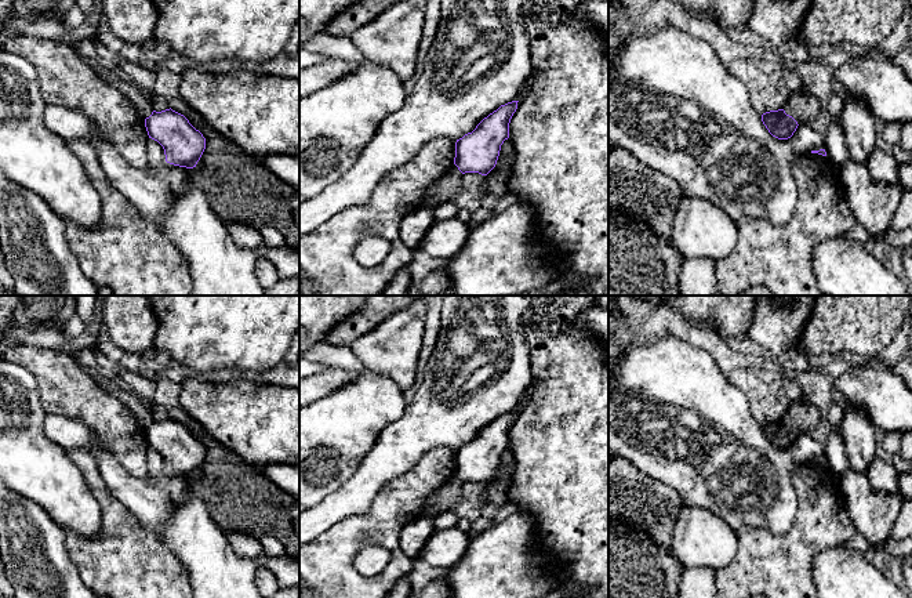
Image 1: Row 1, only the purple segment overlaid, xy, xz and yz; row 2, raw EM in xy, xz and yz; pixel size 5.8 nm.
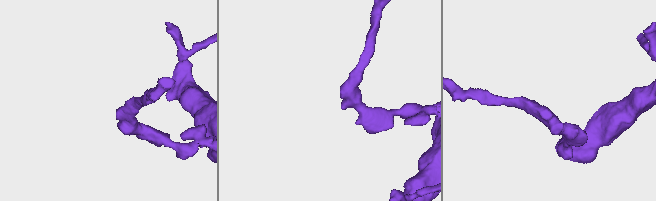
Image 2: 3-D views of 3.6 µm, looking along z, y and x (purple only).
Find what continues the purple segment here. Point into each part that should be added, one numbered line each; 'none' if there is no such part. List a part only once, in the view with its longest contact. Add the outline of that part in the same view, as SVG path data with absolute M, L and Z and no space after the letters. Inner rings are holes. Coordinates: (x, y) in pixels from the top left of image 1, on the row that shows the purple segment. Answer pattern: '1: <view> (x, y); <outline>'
none

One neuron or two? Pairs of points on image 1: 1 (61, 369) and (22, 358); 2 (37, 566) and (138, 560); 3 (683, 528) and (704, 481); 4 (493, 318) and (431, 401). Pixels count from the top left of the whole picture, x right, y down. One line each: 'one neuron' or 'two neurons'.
1: one neuron
2: two neurons
3: two neurons
4: one neuron

